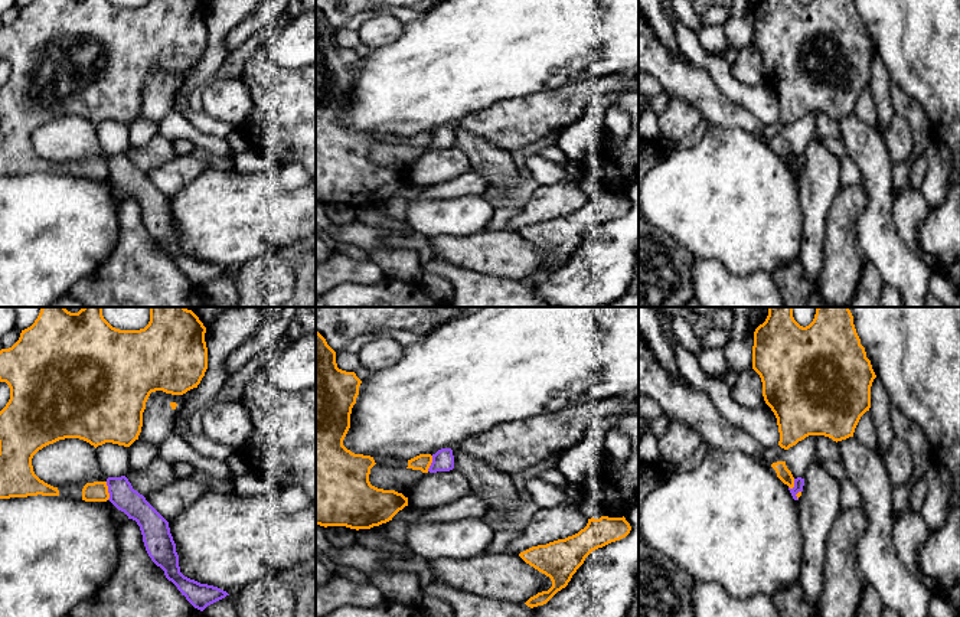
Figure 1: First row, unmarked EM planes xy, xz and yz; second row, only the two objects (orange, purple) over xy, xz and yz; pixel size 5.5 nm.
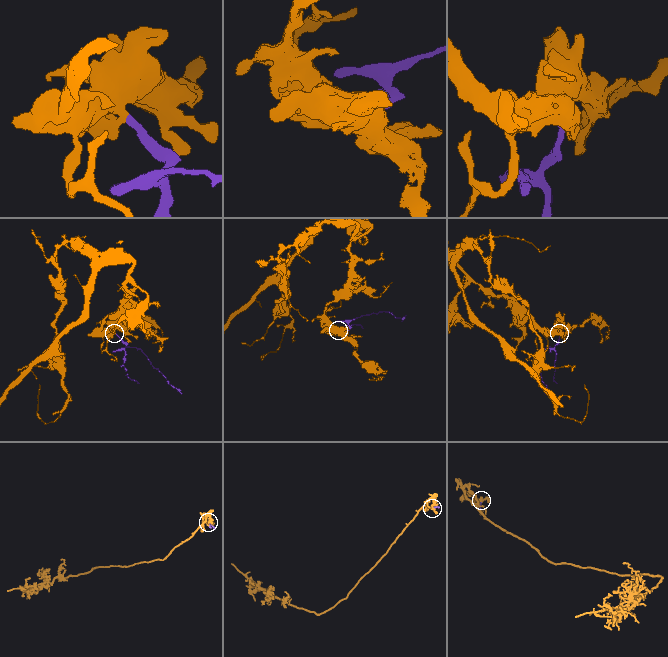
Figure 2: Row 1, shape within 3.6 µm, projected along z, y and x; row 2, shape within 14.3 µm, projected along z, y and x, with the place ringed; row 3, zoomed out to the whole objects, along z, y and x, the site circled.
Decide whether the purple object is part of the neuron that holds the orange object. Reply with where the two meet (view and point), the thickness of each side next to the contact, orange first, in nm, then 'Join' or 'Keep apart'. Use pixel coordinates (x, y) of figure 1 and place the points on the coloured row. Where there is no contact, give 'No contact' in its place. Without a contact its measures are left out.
Touches orange at xy (107, 490). Thickness 110 nm (orange) against 150 nm. Keep apart

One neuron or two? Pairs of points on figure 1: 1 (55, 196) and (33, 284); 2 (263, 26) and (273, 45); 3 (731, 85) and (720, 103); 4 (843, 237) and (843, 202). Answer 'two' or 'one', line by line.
1: one
2: two
3: two
4: one

